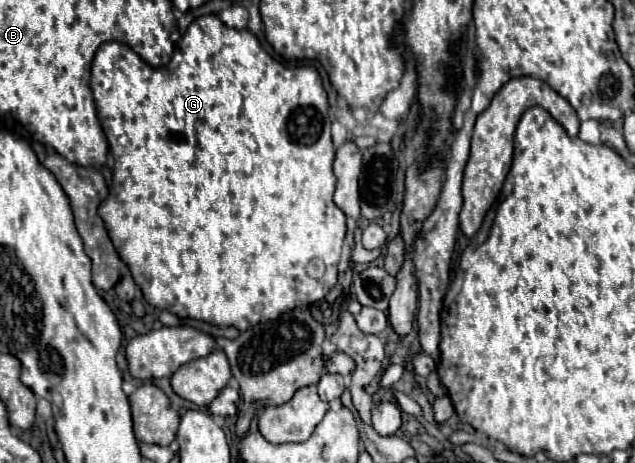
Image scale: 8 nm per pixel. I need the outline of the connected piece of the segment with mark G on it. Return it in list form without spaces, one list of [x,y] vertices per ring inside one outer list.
[[[200,16],[188,26],[184,38],[178,44],[176,62],[178,64],[170,60],[168,66],[160,68],[148,66],[136,52],[132,52],[130,46],[120,42],[104,42],[92,60],[90,88],[94,92],[98,120],[104,128],[110,144],[110,154],[114,158],[112,188],[108,198],[100,204],[98,214],[104,220],[104,226],[120,260],[130,268],[134,282],[142,288],[144,300],[150,302],[154,308],[168,310],[180,318],[202,320],[212,326],[236,326],[238,330],[246,330],[258,322],[274,320],[288,310],[306,308],[310,304],[322,302],[320,298],[324,298],[336,284],[336,266],[346,236],[346,216],[332,202],[332,194],[336,188],[336,176],[332,172],[334,148],[330,138],[328,100],[326,92],[322,90],[318,70],[312,66],[282,66],[260,46],[258,38],[252,32],[248,32],[246,28],[228,28],[218,16]]]

